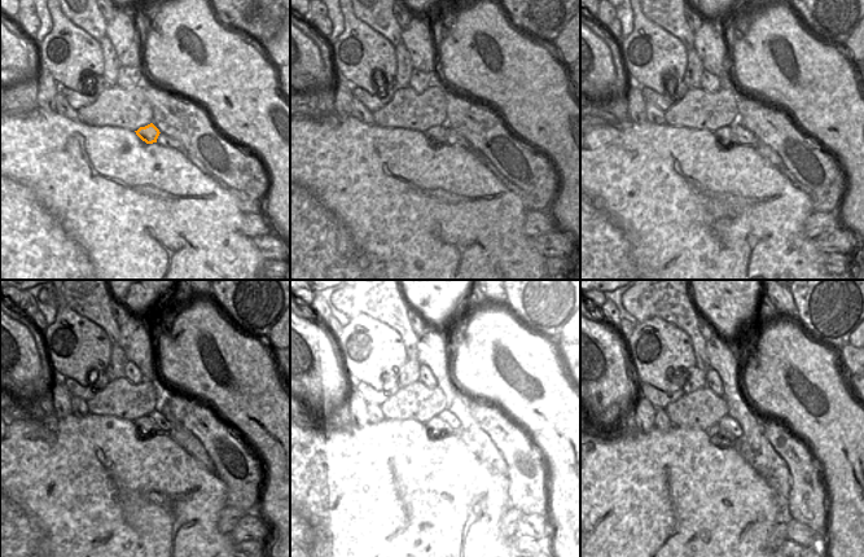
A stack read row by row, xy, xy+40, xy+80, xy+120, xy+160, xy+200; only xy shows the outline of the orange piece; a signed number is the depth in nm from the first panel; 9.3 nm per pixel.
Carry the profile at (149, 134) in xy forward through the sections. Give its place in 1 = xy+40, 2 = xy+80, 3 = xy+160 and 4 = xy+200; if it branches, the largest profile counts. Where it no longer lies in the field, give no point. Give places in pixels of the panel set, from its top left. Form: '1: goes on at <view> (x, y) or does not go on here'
1: goes on at xy+40 (437, 136)
2: goes on at xy+80 (726, 136)
3: goes on at xy+160 (437, 428)
4: goes on at xy+200 (715, 430)

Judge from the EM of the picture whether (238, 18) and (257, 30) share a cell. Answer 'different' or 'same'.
same

